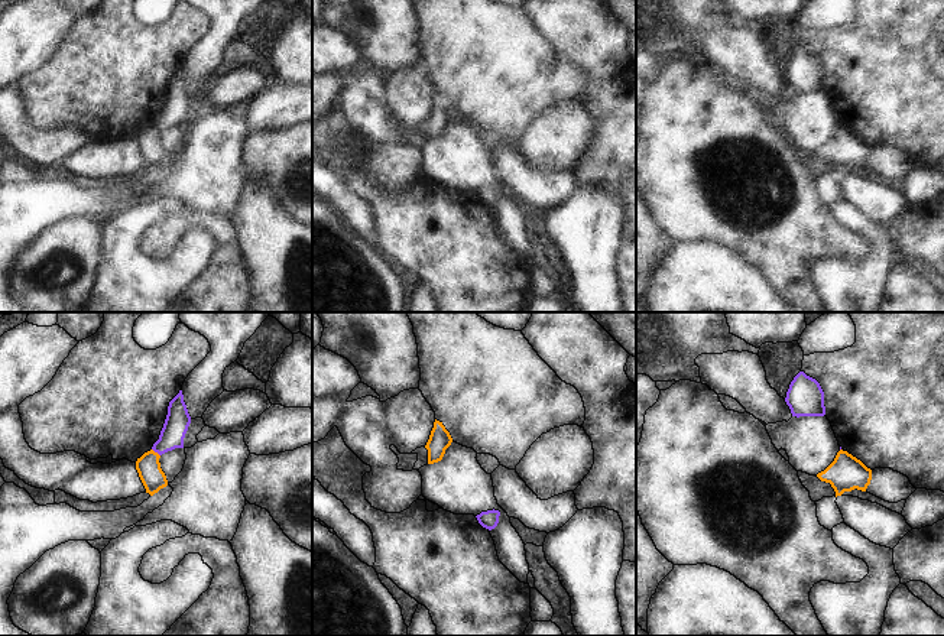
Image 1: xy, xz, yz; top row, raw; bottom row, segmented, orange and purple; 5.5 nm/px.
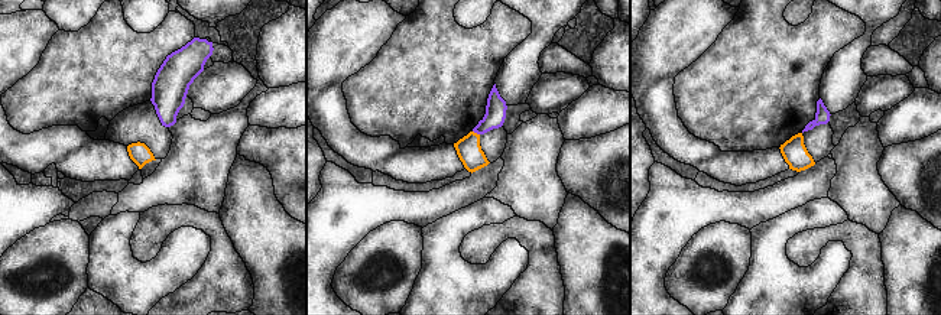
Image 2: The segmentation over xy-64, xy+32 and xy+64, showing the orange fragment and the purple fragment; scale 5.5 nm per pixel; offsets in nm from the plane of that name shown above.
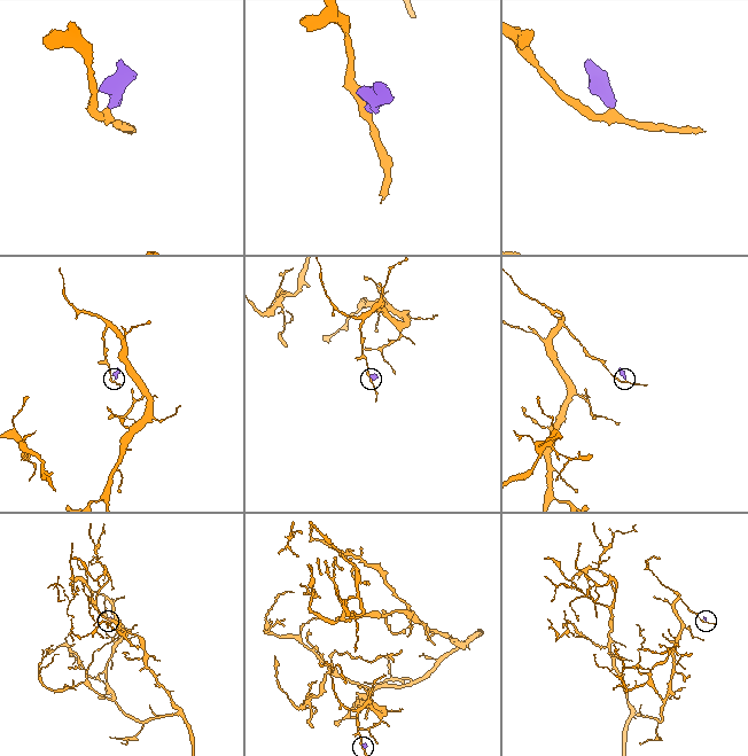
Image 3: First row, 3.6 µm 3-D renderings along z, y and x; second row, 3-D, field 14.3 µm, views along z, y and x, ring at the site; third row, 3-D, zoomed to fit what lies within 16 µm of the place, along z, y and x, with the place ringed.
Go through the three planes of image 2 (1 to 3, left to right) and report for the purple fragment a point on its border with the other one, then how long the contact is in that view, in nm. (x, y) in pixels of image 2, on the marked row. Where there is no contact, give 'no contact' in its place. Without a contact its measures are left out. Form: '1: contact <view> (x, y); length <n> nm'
1: no contact
2: contact xy+32 (476, 133); length 50 nm
3: no contact

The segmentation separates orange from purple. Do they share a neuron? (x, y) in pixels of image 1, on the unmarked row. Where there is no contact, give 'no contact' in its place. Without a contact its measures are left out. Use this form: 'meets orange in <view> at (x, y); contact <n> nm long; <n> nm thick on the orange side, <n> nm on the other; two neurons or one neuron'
meets orange in xy at (156, 129); contact 60 nm long; 140 nm thick on the orange side, 140 nm on the other; two neurons

